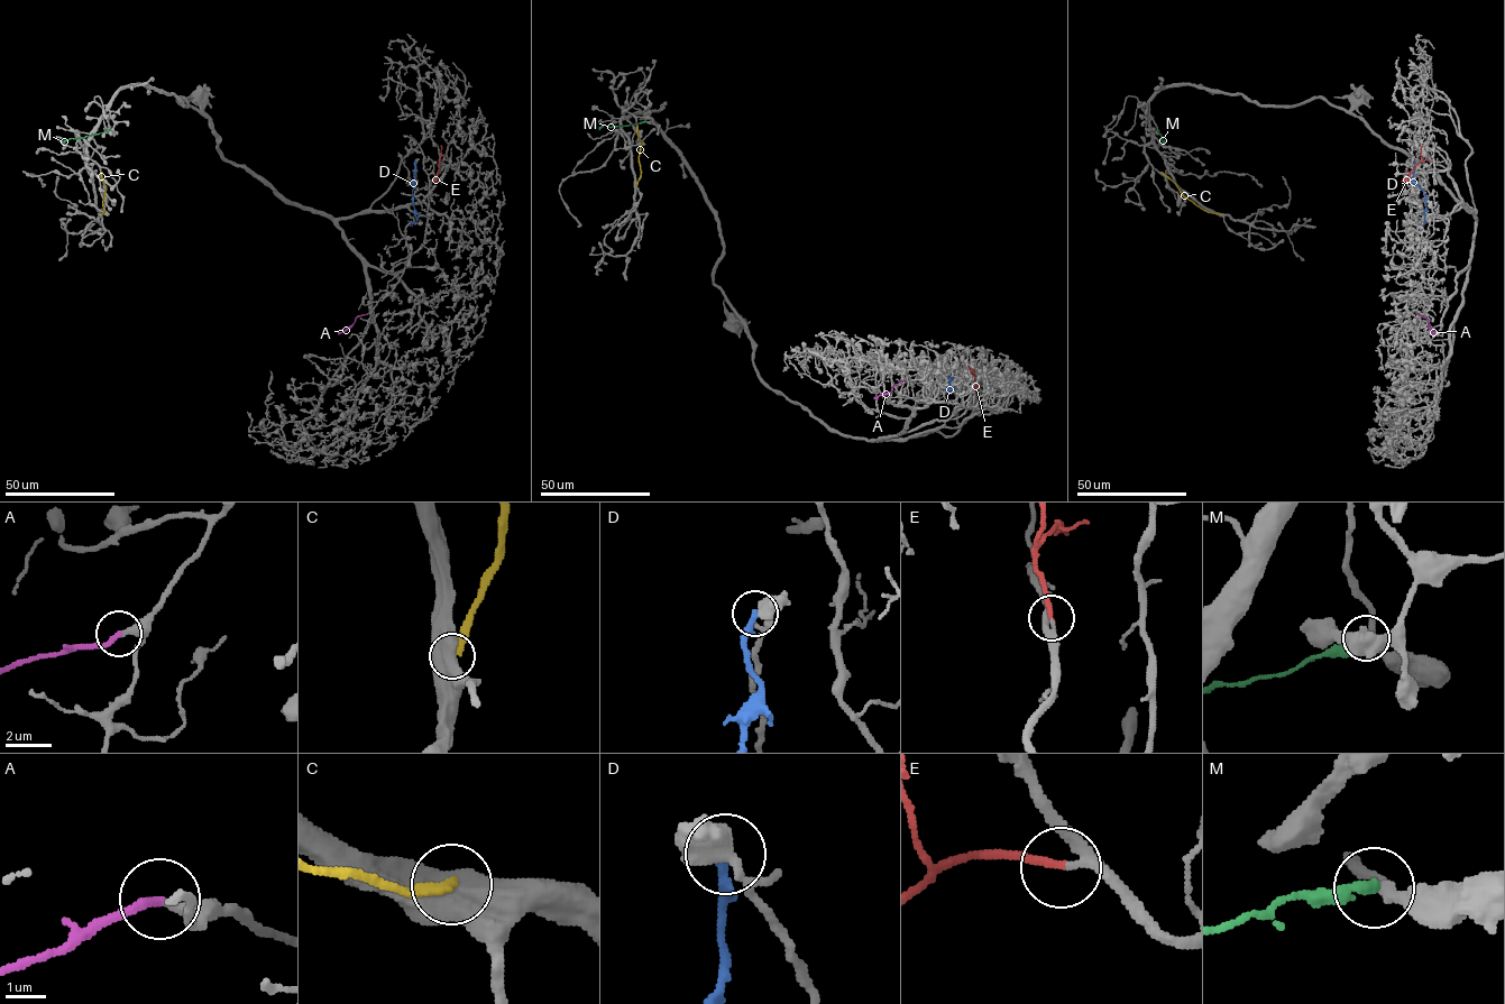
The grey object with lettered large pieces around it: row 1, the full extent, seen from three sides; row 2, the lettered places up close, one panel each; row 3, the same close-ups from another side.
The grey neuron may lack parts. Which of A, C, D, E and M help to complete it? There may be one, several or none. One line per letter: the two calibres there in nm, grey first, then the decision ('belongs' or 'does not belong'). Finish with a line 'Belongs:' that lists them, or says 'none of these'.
A: 240/240 nm | belongs
C: 700/200 nm | does not belong
D: 460/300 nm | does not belong
E: 200/200 nm | belongs
M: 240/320 nm | does not belong
Belongs: A, E

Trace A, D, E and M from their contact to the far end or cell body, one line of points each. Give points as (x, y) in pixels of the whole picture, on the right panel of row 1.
A: (1416, 313), (1428, 320), (1433, 333)
D: (1415, 160), (1413, 181), (1425, 196), (1425, 221)
E: (1429, 160), (1419, 163), (1409, 177), (1401, 181)
M: (1157, 129), (1164, 143)

